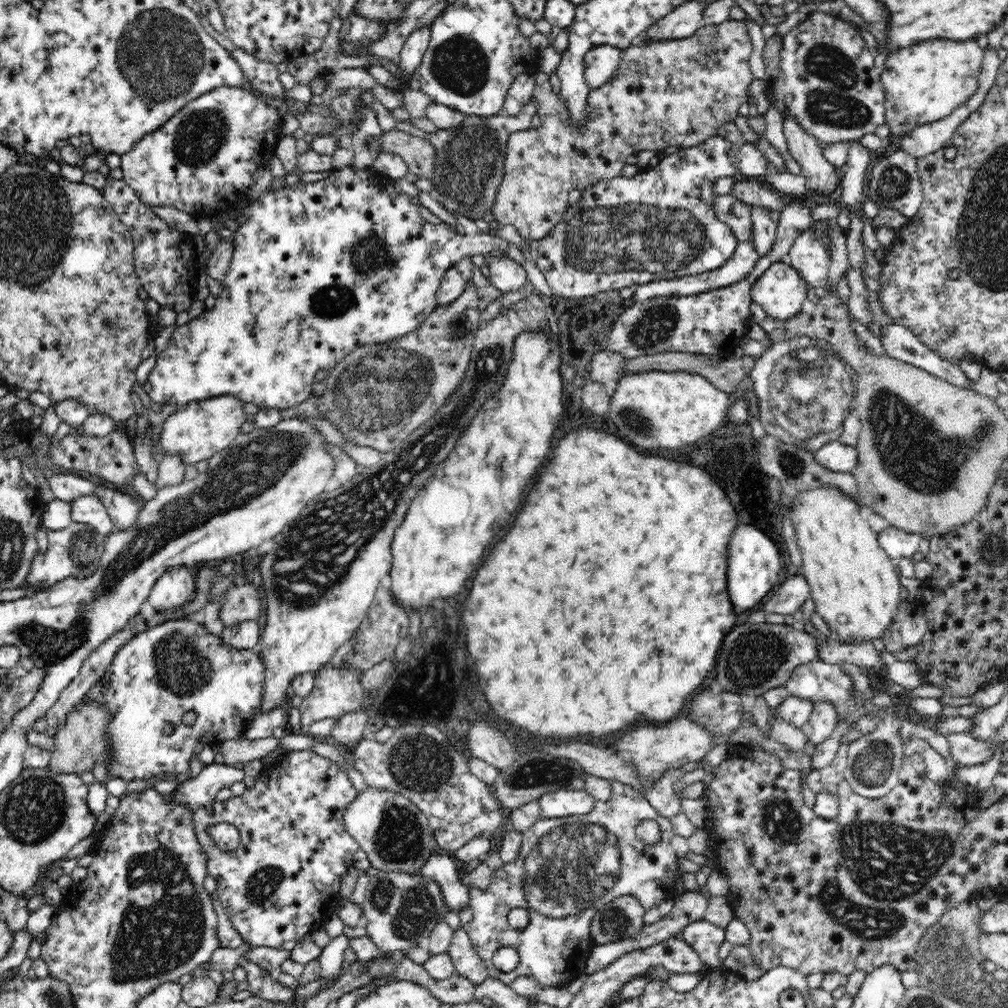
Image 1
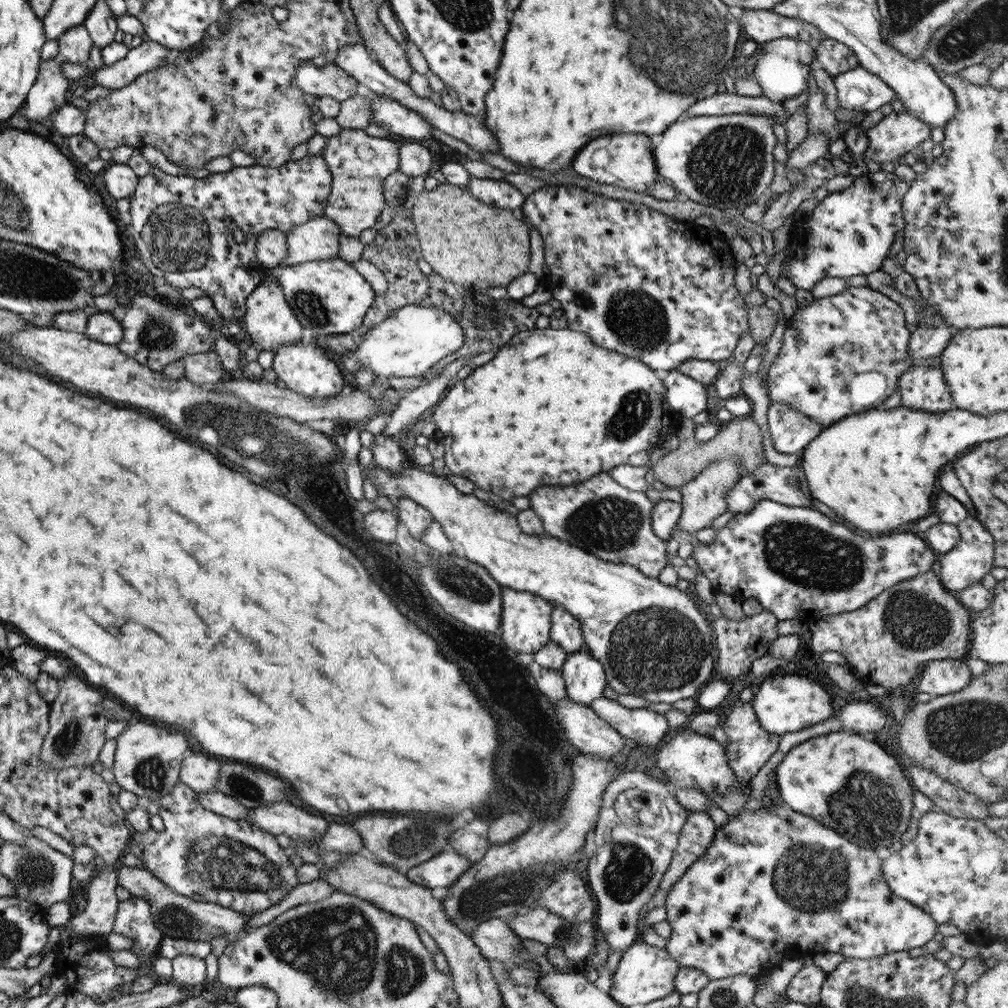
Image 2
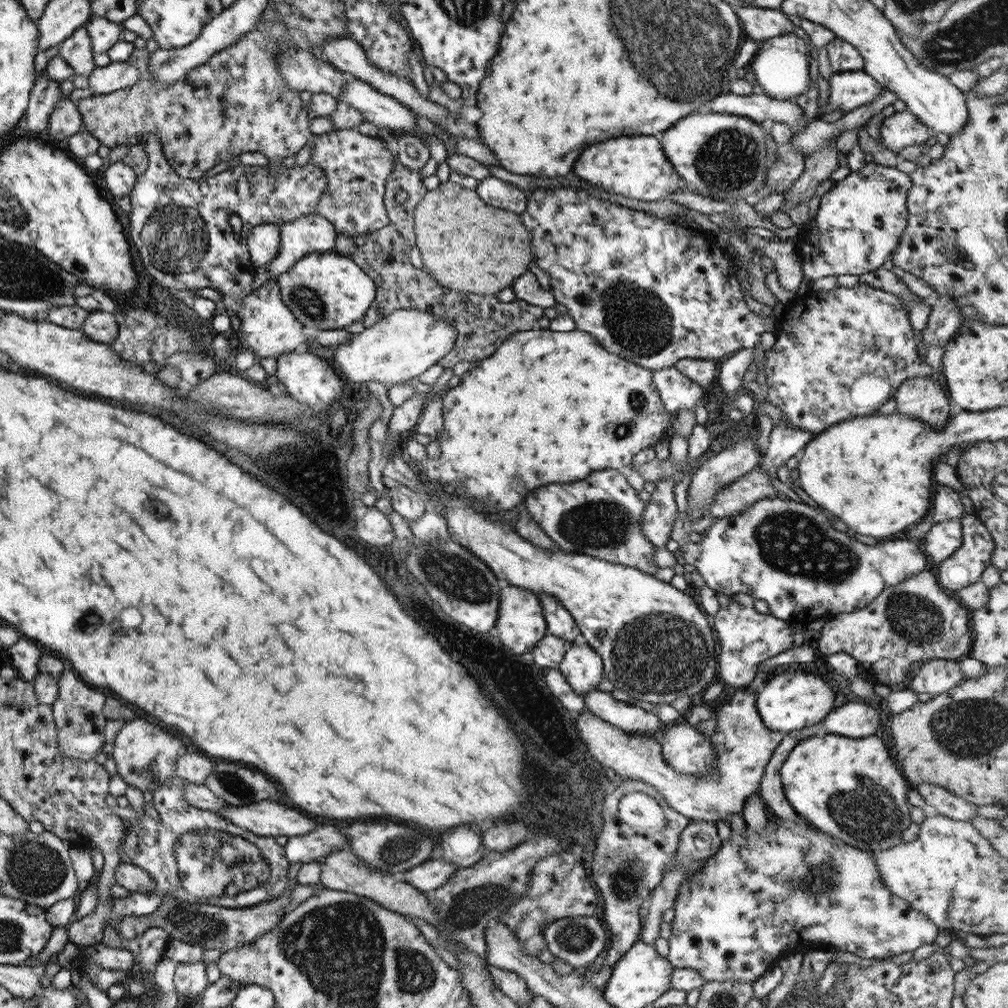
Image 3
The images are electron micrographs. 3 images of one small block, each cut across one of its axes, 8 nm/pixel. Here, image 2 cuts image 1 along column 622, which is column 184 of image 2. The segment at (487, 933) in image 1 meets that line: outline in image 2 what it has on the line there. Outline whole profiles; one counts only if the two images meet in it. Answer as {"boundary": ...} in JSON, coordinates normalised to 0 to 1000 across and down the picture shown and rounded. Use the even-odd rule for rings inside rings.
{"boundary":[[[177,774],[170,786],[155,794],[162,823],[154,825],[148,819],[144,826],[131,824],[123,846],[138,851],[141,861],[166,881],[192,894],[216,897],[239,907],[252,907],[275,897],[283,883],[263,884],[277,879],[276,861],[288,859],[288,850],[281,847],[269,827],[241,813],[228,813],[203,804],[192,789]]]}

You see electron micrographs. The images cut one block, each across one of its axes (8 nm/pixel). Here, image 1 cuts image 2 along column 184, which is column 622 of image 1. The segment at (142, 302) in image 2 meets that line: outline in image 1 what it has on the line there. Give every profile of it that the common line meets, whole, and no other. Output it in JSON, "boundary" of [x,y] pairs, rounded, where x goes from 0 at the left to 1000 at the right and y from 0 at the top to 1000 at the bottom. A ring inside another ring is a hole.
{"boundary":[[[803,191],[790,199],[780,202],[775,208],[771,222],[771,237],[761,253],[753,256],[747,271],[733,281],[678,295],[651,295],[647,298],[620,303],[619,310],[607,323],[603,331],[603,346],[615,350],[621,357],[629,354],[644,353],[661,349],[679,349],[686,351],[708,352],[710,355],[726,352],[727,347],[735,343],[740,336],[744,319],[746,282],[758,272],[765,262],[774,259],[782,252],[790,236],[808,220],[806,208],[812,203],[802,198]]]}

